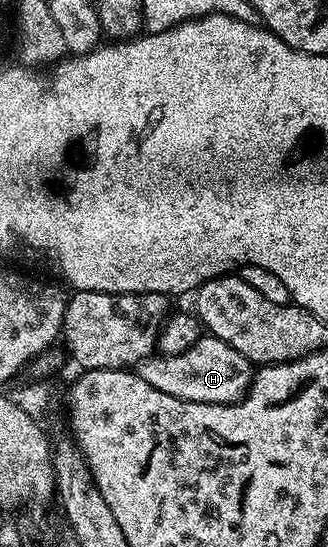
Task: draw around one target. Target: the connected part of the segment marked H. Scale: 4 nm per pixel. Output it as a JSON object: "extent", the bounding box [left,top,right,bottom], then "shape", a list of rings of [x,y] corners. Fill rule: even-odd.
{"extent":[136,335,256,405],"shape":[[[203,335],[199,341],[192,343],[192,347],[188,347],[188,351],[180,355],[145,357],[137,365],[136,372],[140,379],[144,379],[144,383],[156,387],[156,391],[164,391],[164,395],[192,403],[231,405],[250,390],[256,369],[248,359],[244,359],[244,355],[240,355],[240,351],[228,347],[228,343]]]}

